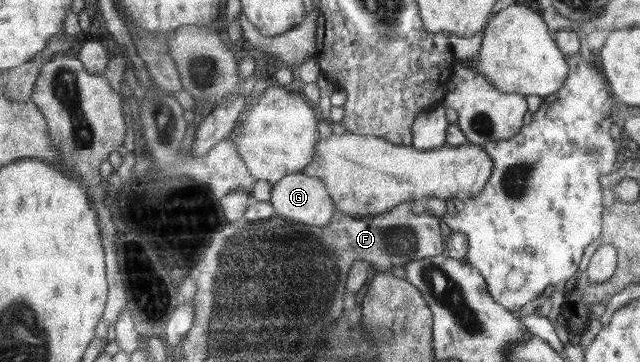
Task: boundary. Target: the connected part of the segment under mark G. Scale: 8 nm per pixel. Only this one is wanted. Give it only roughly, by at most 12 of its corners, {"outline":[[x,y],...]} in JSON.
{"outline":[[302,172],[273,185],[277,215],[326,227],[337,210],[322,179]]}

